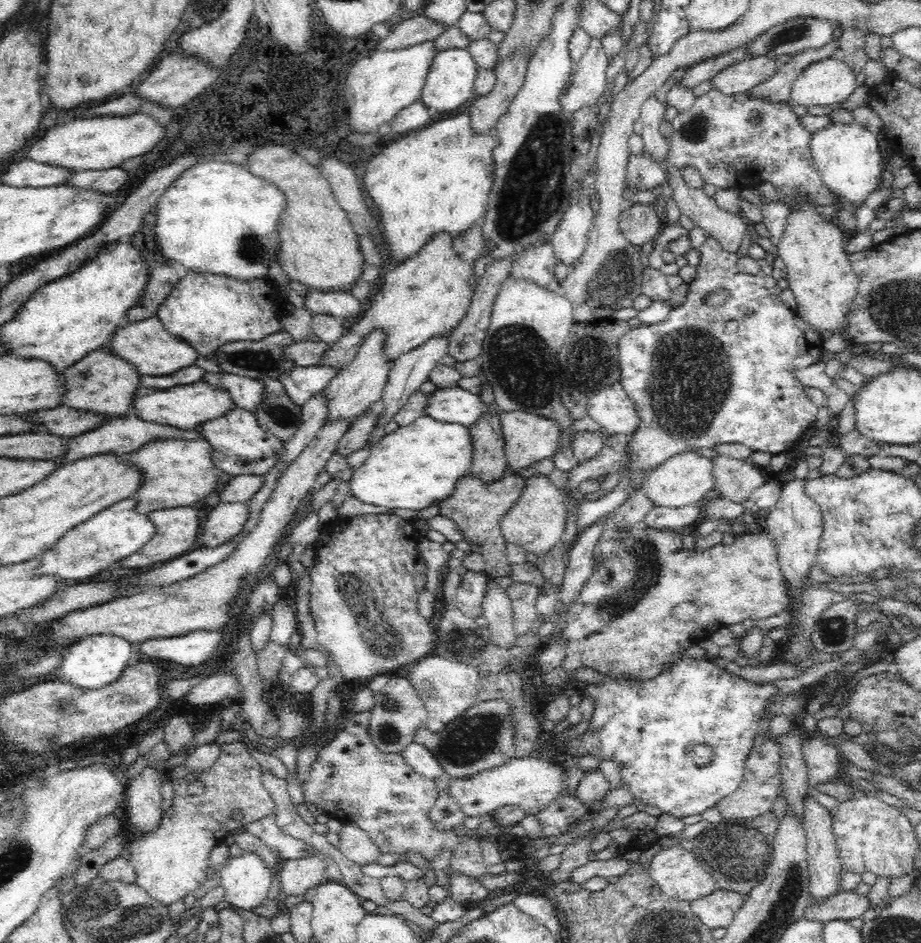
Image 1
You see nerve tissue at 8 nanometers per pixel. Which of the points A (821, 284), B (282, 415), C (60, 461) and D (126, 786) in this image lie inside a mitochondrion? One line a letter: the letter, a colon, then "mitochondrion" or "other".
A: other
B: mitochondrion
C: other
D: other

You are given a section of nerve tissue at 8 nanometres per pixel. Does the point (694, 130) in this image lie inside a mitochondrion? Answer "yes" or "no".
yes

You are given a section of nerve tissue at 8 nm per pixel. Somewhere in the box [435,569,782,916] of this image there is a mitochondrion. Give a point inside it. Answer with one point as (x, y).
(736, 853)

